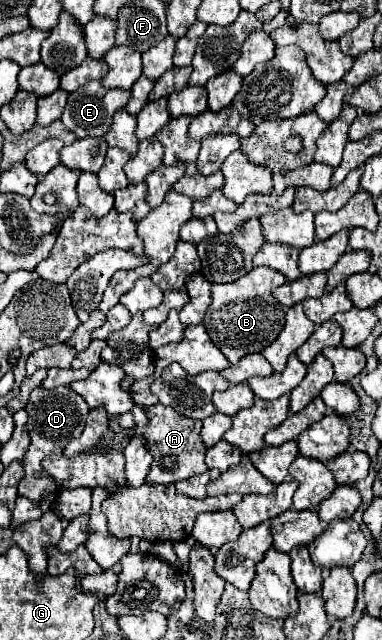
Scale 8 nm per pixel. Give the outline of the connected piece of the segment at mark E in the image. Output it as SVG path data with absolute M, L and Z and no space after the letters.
M97 80L81 86L69 94L69 102L61 116L61 122L77 136L105 136L111 126L113 114L125 108L129 90L105 90Z

